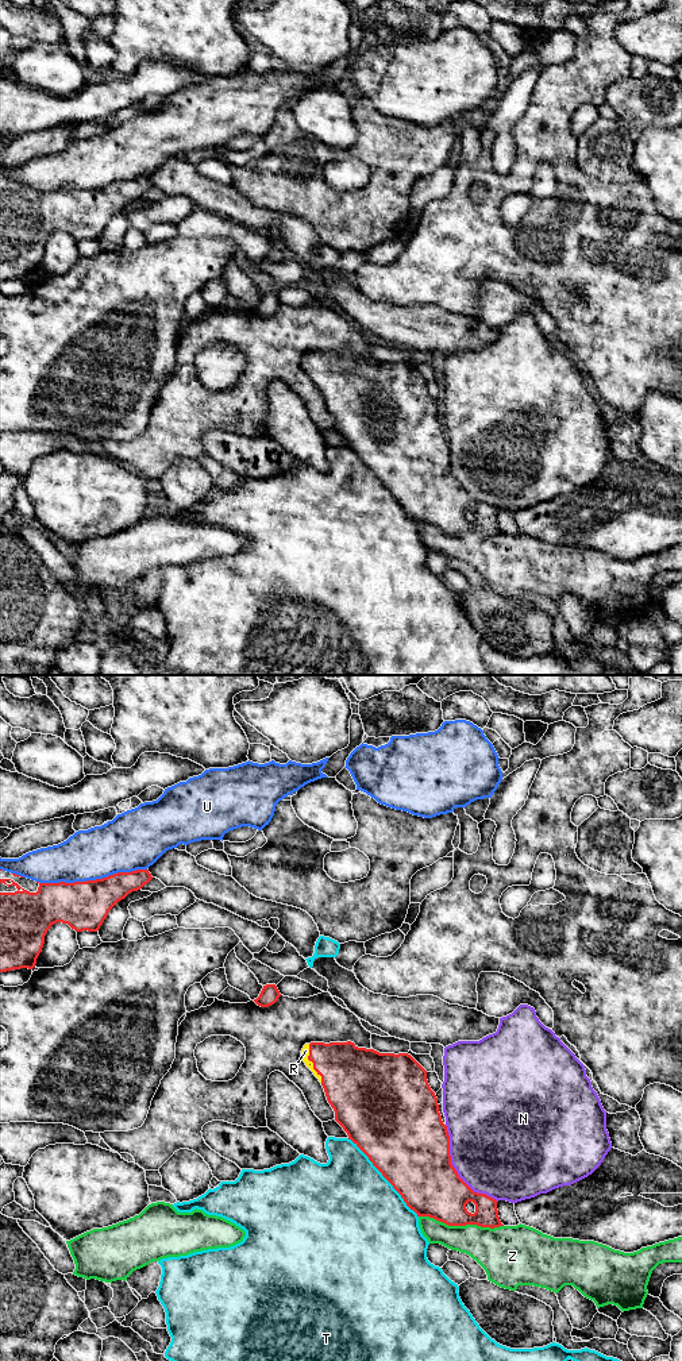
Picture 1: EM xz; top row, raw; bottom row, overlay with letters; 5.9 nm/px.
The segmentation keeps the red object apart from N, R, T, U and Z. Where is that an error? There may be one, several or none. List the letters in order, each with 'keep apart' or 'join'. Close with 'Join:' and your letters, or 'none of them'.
N: keep apart
R: join
T: keep apart
U: keep apart
Z: keep apart
Join: R

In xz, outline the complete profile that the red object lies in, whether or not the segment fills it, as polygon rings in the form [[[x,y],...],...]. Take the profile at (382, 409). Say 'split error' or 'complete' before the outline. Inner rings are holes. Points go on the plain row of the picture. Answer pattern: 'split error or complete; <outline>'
split error; [[[311,351],[301,359],[305,374],[321,392],[327,409],[335,420],[335,429],[401,504],[417,525],[429,525],[448,535],[477,533],[504,535],[498,525],[497,509],[474,501],[451,473],[450,444],[439,421],[438,406],[427,389],[427,379],[408,362],[379,362],[358,356],[354,351]]]

